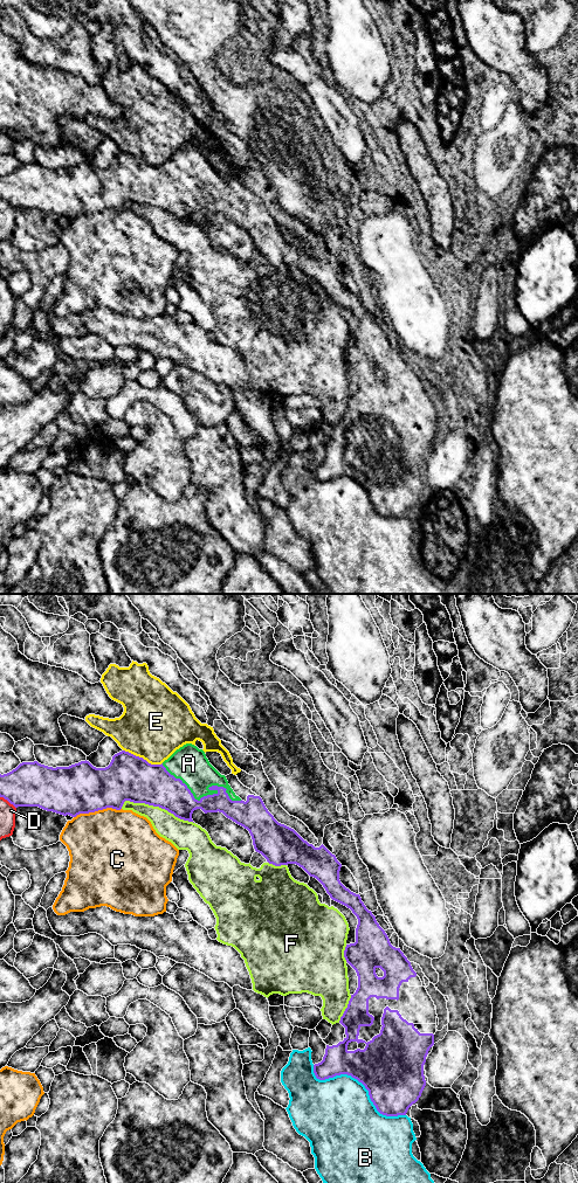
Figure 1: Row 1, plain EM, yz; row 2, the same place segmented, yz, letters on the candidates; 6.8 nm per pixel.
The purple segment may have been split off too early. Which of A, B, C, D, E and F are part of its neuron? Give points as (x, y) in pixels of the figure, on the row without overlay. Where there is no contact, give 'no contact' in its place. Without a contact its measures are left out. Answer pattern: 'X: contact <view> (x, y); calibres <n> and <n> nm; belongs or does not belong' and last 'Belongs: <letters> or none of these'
A: contact yz (210, 196); calibres 220 and 240 nm; belongs
B: contact yz (360, 483); calibres 440 and 460 nm; does not belong
C: contact yz (97, 212); calibres 340 and 500 nm; does not belong
D: contact yz (8, 202); calibres 300 and 110 nm; does not belong
E: contact yz (142, 159); calibres 320 and 460 nm; does not belong
F: contact yz (157, 207); calibres 300 and 180 nm; does not belong
Belongs: A

